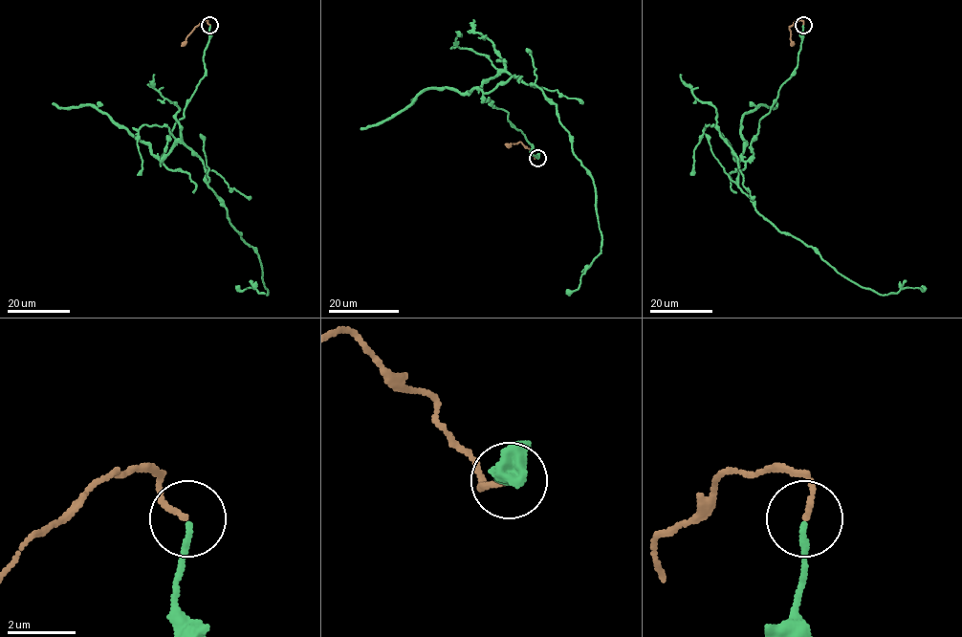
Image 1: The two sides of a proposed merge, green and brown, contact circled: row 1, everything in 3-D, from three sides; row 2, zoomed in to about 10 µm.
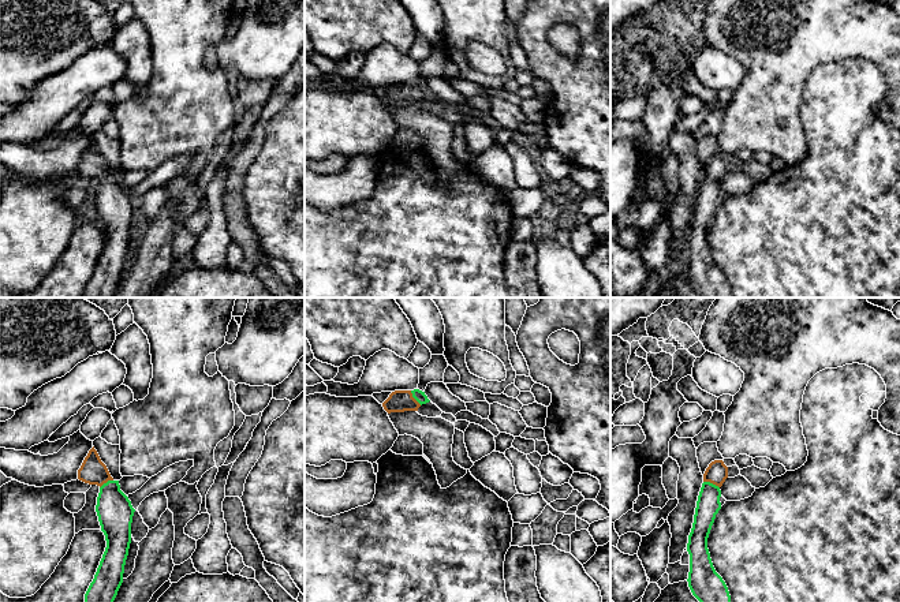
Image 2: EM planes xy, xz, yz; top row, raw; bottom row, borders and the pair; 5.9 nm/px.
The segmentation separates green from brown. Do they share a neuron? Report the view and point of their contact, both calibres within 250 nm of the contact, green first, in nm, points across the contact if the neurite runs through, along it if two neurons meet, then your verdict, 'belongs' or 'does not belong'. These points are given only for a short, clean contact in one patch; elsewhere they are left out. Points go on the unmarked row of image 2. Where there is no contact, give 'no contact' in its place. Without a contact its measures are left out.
yz (712, 178) | 140/120 nm | across yz (708, 199), (712, 178), (717, 165) | belongs

